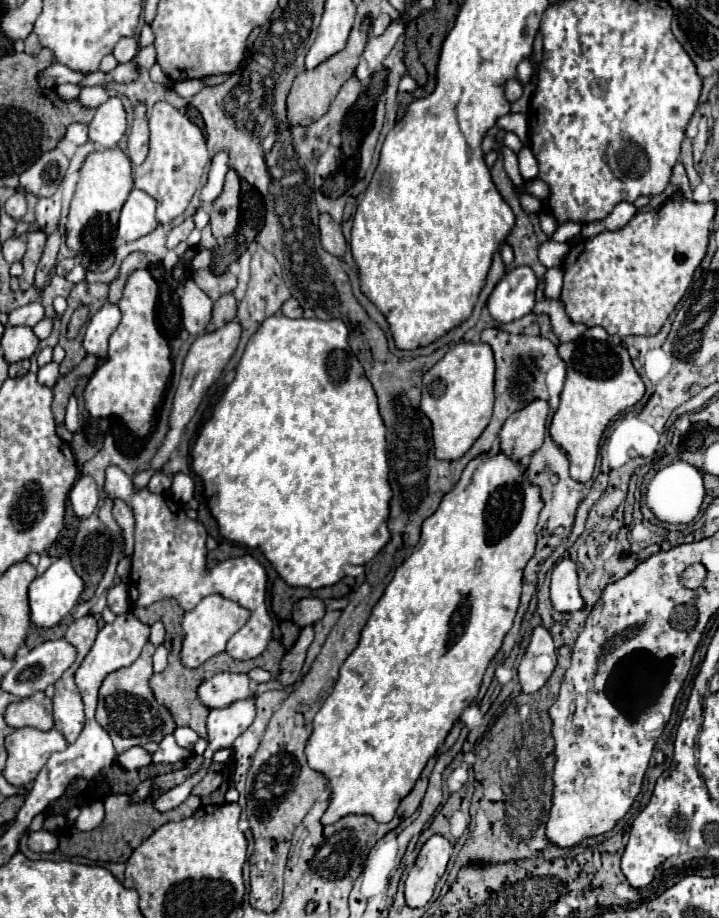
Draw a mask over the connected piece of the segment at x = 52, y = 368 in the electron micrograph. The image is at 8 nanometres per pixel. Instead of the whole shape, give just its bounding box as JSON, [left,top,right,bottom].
[37,362,59,388]

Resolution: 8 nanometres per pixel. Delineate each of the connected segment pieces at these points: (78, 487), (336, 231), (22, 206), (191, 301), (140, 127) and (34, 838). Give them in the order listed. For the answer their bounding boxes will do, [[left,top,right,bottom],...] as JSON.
[[71,476,99,518],[319,214,347,256],[5,190,27,220],[181,278,211,334],[127,104,149,166],[29,830,59,852]]

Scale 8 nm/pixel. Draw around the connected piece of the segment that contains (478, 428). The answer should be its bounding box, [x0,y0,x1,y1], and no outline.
[421,342,495,460]

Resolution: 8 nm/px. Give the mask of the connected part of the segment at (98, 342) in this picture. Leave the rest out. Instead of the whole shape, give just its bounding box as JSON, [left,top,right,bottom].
[83,304,121,358]

